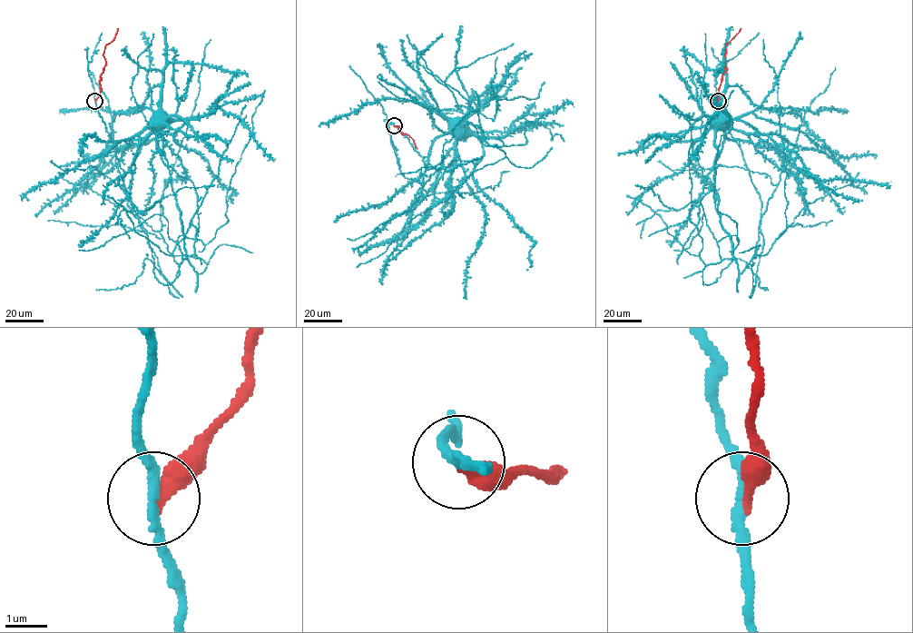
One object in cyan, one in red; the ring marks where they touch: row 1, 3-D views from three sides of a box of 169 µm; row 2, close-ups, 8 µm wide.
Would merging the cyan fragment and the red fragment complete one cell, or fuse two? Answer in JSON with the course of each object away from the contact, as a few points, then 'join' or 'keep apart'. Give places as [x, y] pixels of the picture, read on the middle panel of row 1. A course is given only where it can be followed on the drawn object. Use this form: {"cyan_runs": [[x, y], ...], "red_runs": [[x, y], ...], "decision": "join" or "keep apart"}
{"cyan_runs": [[394, 125], [424, 157], [426, 169], [436, 169], [417, 197], [432, 143], [456, 121]], "red_runs": [[394, 125], [413, 139], [417, 149]], "decision": "keep apart"}

